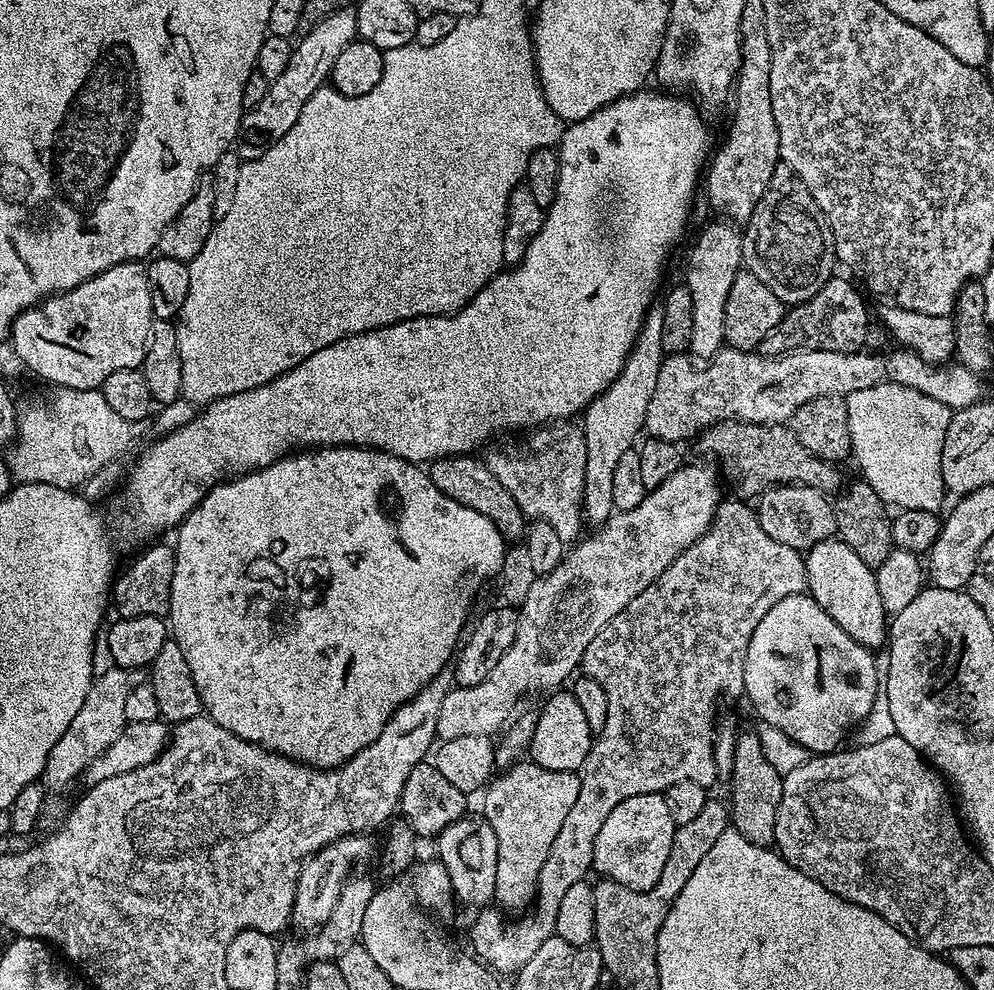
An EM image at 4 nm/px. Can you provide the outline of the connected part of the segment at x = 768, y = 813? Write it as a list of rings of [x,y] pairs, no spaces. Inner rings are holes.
[[[741,731],[734,746],[734,766],[730,777],[732,800],[730,799],[730,824],[751,844],[768,848],[774,841],[774,822],[778,818],[778,802],[782,798],[784,777],[766,762],[762,745],[755,731]]]

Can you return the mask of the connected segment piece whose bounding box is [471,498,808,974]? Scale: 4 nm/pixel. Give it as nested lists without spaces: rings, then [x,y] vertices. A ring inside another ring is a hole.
[[[724,498],[721,499],[716,508],[712,525],[704,531],[702,538],[698,538],[686,551],[678,554],[678,558],[674,558],[674,562],[670,562],[670,566],[666,566],[666,570],[662,570],[662,574],[654,582],[650,582],[650,586],[646,586],[646,590],[642,590],[642,594],[635,596],[630,602],[630,606],[626,606],[626,610],[614,614],[614,618],[610,618],[610,622],[606,622],[606,626],[602,626],[602,630],[598,630],[598,634],[594,634],[594,642],[590,642],[590,646],[586,646],[584,651],[582,672],[583,675],[597,680],[606,690],[606,726],[595,737],[590,754],[584,763],[580,776],[578,802],[574,802],[574,806],[570,806],[570,814],[566,814],[566,822],[562,822],[562,830],[558,830],[558,838],[554,838],[554,846],[550,846],[550,854],[546,854],[546,862],[542,862],[542,870],[536,883],[536,899],[534,907],[531,909],[531,912],[533,911],[532,916],[524,916],[517,924],[508,924],[504,928],[505,913],[499,907],[485,906],[475,913],[476,921],[472,924],[473,950],[471,949],[471,951],[493,972],[497,974],[519,972],[522,966],[526,966],[526,962],[530,962],[530,958],[534,958],[538,946],[542,946],[542,942],[546,942],[554,935],[558,906],[561,905],[566,890],[573,886],[574,882],[583,880],[589,875],[587,872],[590,872],[592,868],[594,842],[598,838],[598,830],[602,830],[602,822],[606,822],[610,810],[614,810],[614,806],[618,806],[618,802],[626,802],[626,798],[634,798],[638,794],[646,794],[647,792],[667,793],[668,788],[674,782],[689,780],[690,782],[711,786],[715,780],[718,780],[716,763],[714,762],[714,725],[717,723],[716,699],[723,692],[728,696],[737,695],[738,697],[743,693],[746,650],[750,646],[750,638],[754,634],[755,628],[758,627],[758,622],[762,622],[762,618],[766,618],[766,610],[770,610],[770,606],[782,602],[782,598],[787,596],[801,595],[807,589],[807,586],[808,571],[804,565],[804,556],[797,549],[782,546],[782,542],[774,542],[774,538],[770,538],[770,534],[766,534],[766,530],[762,530],[762,526],[756,517],[756,509],[751,503],[748,505],[743,504],[740,500]]]

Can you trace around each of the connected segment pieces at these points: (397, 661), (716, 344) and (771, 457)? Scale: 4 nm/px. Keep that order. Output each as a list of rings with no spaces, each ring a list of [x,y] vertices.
[[[359,446],[318,448],[305,451],[303,454],[289,454],[283,460],[275,460],[270,466],[259,468],[256,472],[245,472],[243,476],[229,478],[215,484],[200,499],[198,506],[194,506],[194,510],[190,510],[188,517],[175,529],[174,535],[176,535],[176,540],[174,539],[176,561],[174,562],[174,582],[170,586],[170,610],[166,620],[170,625],[171,639],[175,640],[178,646],[182,646],[182,655],[185,656],[186,662],[190,666],[190,674],[194,674],[194,682],[198,686],[203,711],[211,720],[218,722],[218,726],[222,726],[222,730],[230,730],[230,734],[234,734],[246,742],[258,744],[261,748],[266,748],[278,756],[288,756],[291,760],[299,760],[300,763],[308,764],[312,768],[339,768],[350,758],[354,758],[354,754],[358,754],[366,746],[370,746],[370,742],[374,742],[374,738],[378,738],[382,734],[382,730],[393,714],[402,705],[413,700],[420,691],[427,688],[428,683],[443,668],[449,667],[450,661],[461,643],[462,633],[469,623],[468,611],[472,608],[472,599],[475,598],[476,591],[491,576],[493,579],[499,573],[506,547],[503,534],[498,530],[498,526],[494,526],[494,522],[490,522],[490,518],[486,518],[486,514],[478,514],[478,510],[470,510],[470,506],[462,506],[458,502],[454,502],[454,498],[446,498],[446,494],[442,494],[442,490],[438,490],[438,486],[434,486],[434,482],[430,482],[427,471],[421,465],[411,464],[409,460],[403,460],[389,452],[380,452],[376,448]]]
[[[720,223],[724,224],[708,224],[701,230],[688,256],[686,283],[690,298],[694,298],[694,334],[690,352],[696,358],[711,358],[725,347],[726,298],[730,295],[730,286],[734,286],[734,278],[742,271],[741,233],[737,229],[735,232],[731,223]]]
[[[733,418],[704,429],[699,440],[701,450],[708,456],[717,456],[722,472],[724,467],[725,474],[732,480],[738,479],[741,472],[744,476],[765,480],[763,483],[768,486],[805,484],[825,494],[841,491],[840,468],[806,450],[787,423],[749,424]]]

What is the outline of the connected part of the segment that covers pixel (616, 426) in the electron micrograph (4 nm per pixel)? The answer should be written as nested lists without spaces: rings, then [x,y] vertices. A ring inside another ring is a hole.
[[[653,306],[644,318],[640,336],[626,358],[624,369],[618,374],[618,378],[614,378],[614,382],[610,382],[605,392],[588,403],[582,413],[582,427],[586,438],[584,520],[592,523],[592,526],[605,524],[614,511],[614,470],[622,454],[633,451],[637,443],[636,435],[645,431],[647,407],[654,396],[660,364],[665,357],[662,346],[662,310],[659,306]]]

